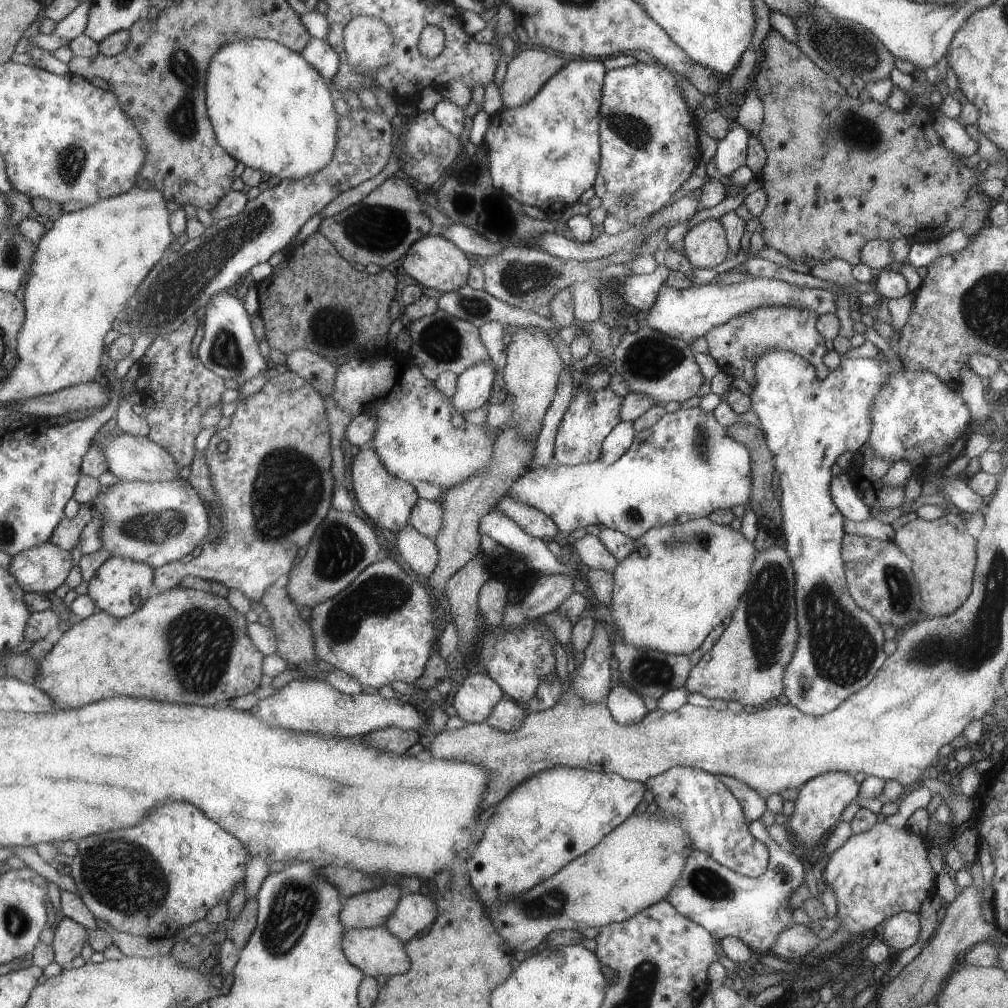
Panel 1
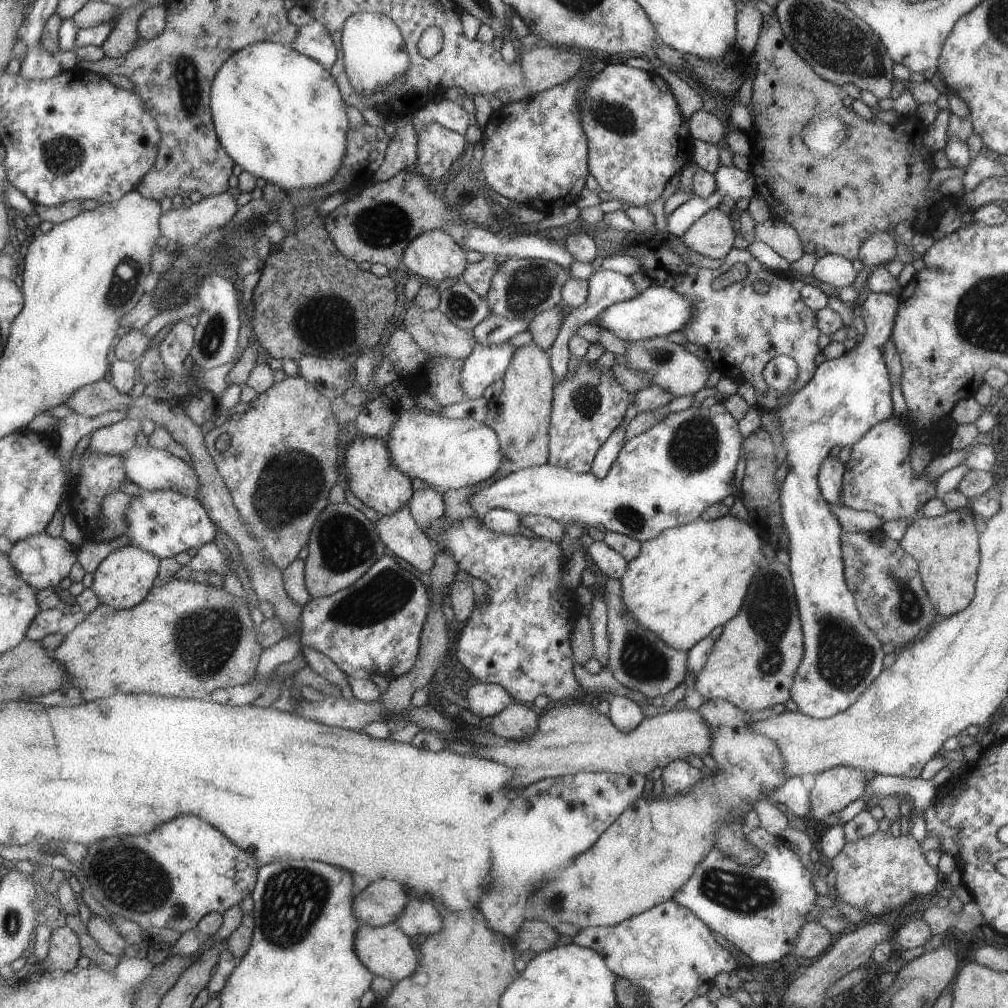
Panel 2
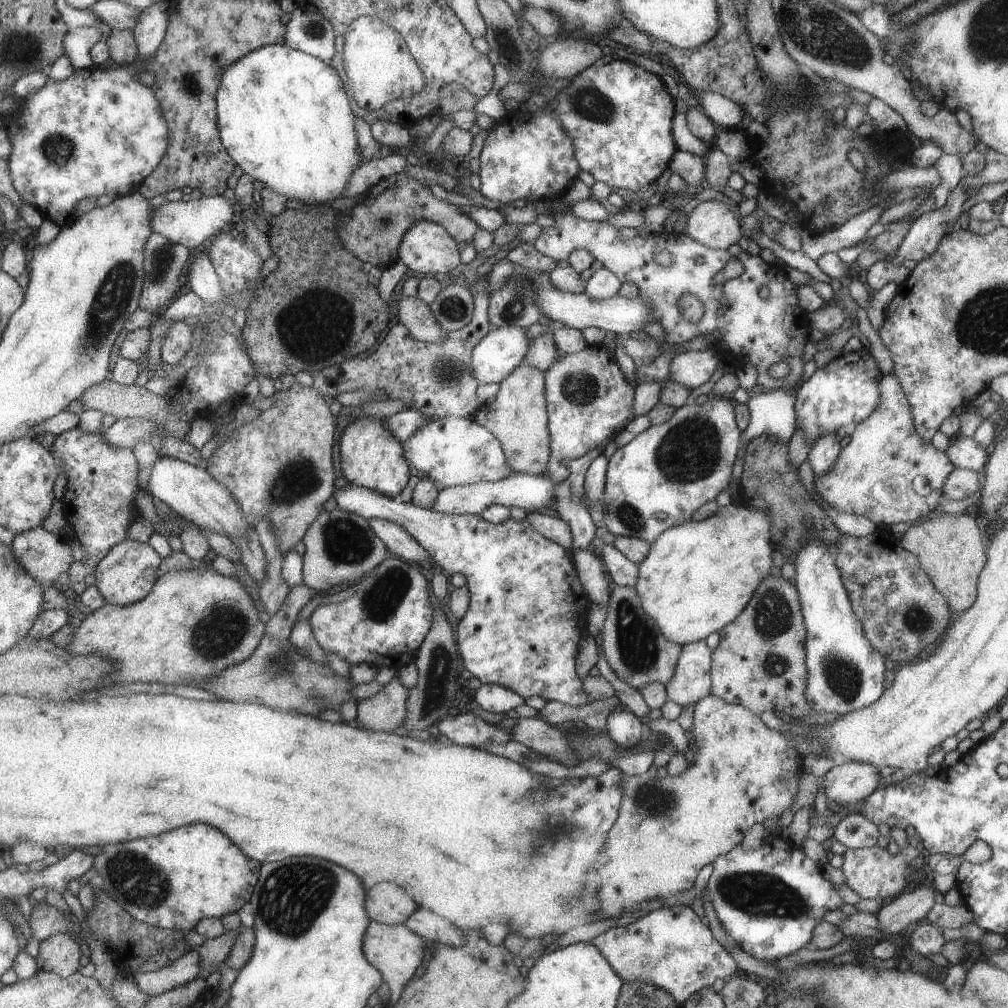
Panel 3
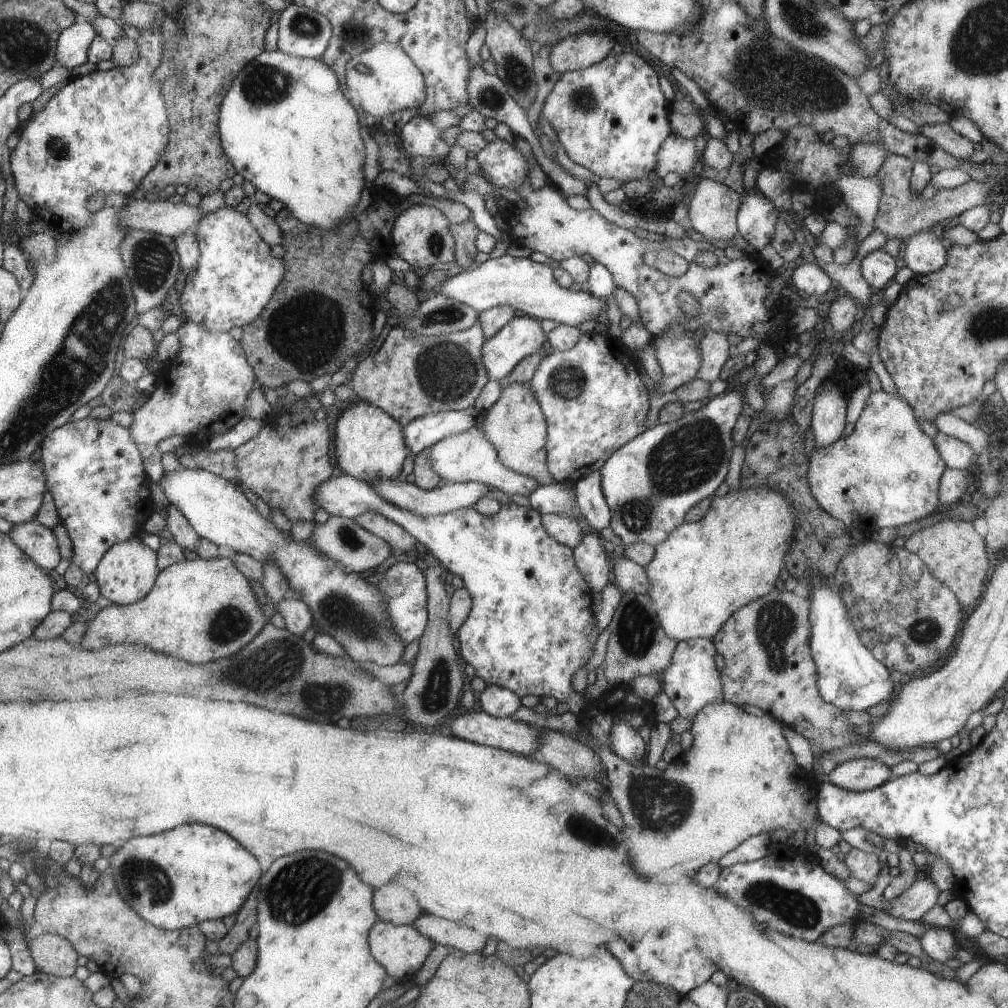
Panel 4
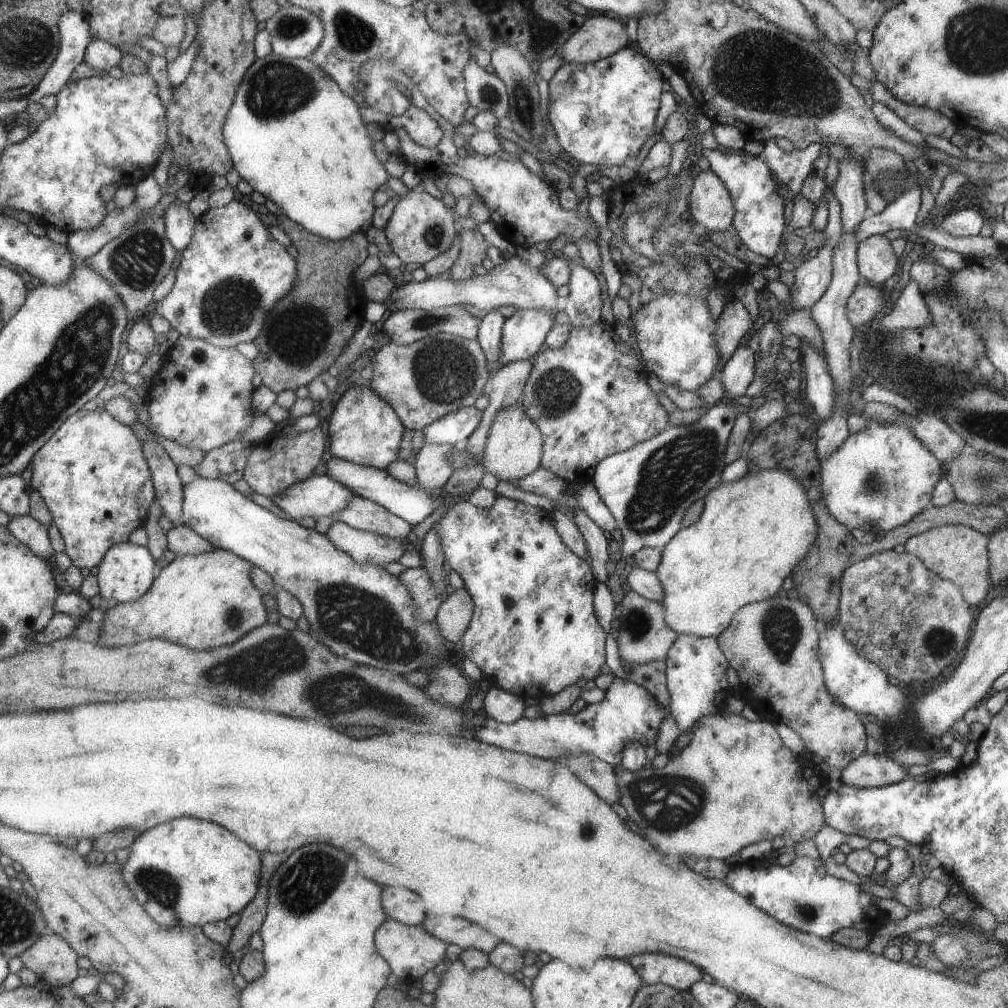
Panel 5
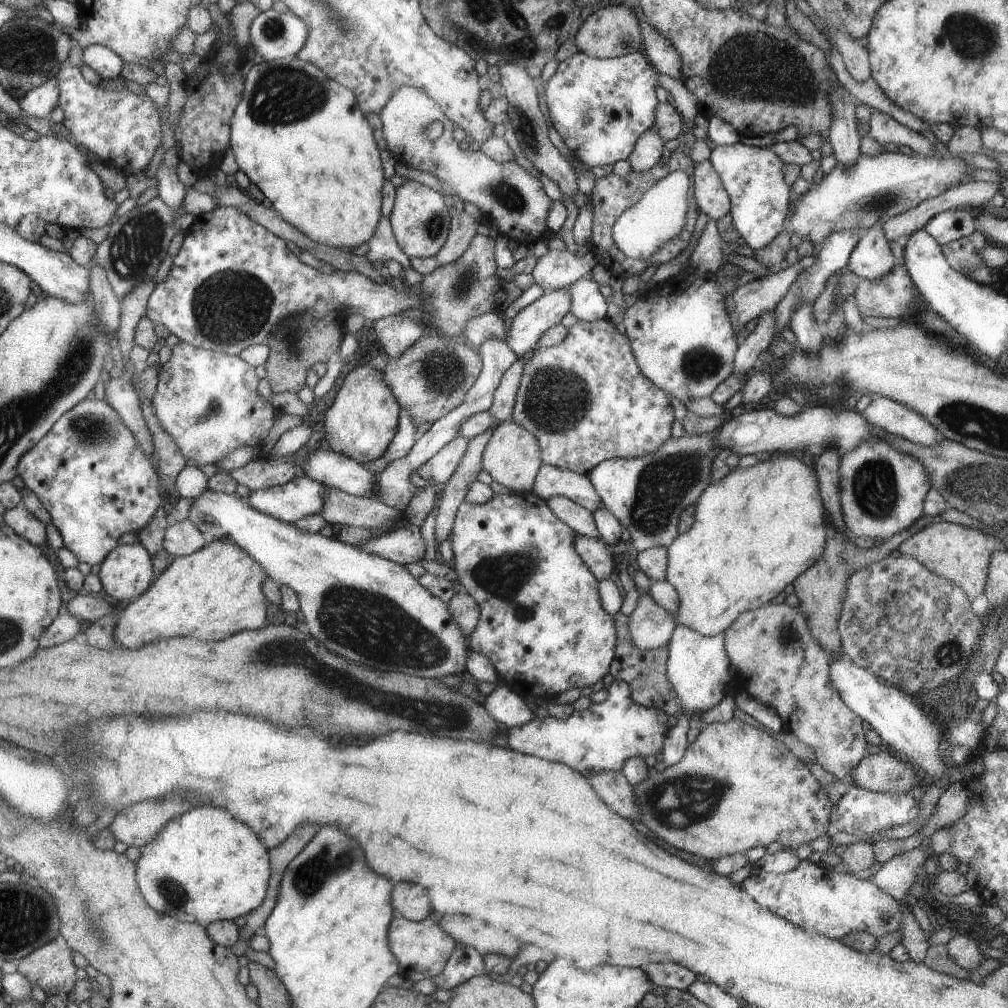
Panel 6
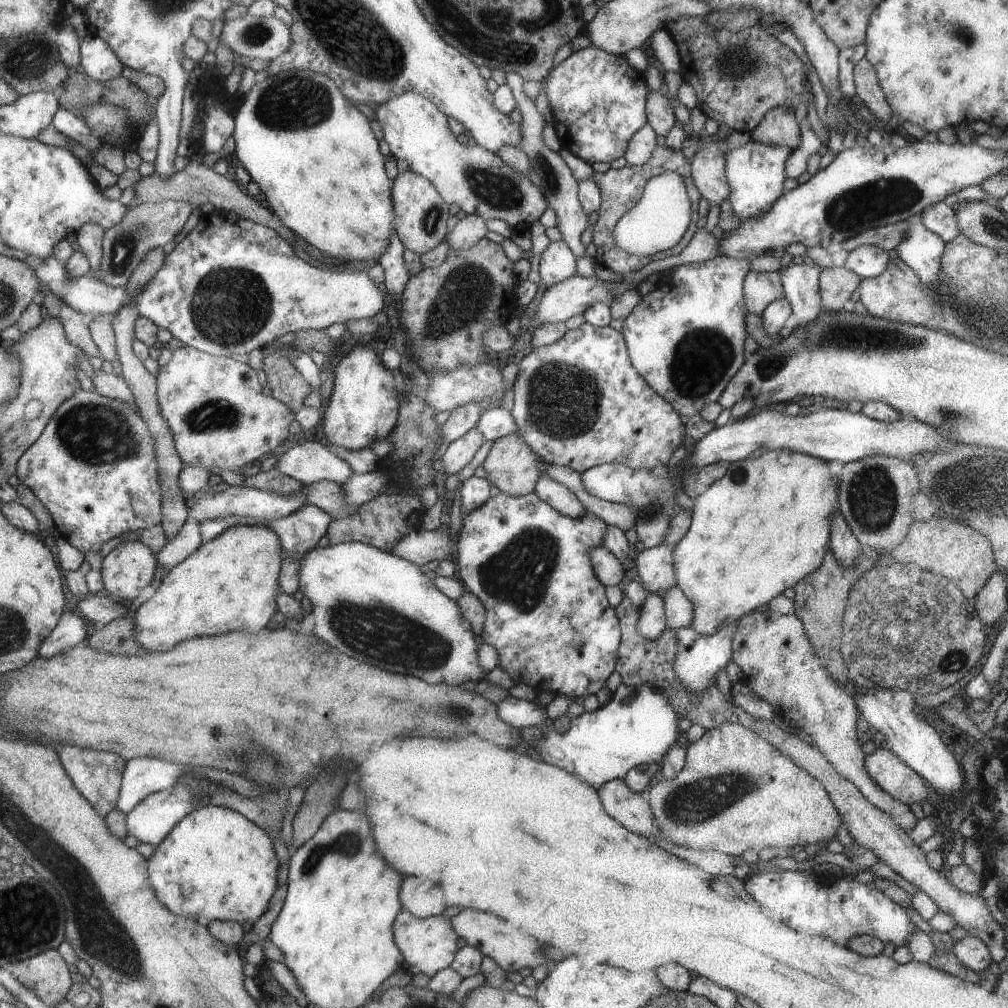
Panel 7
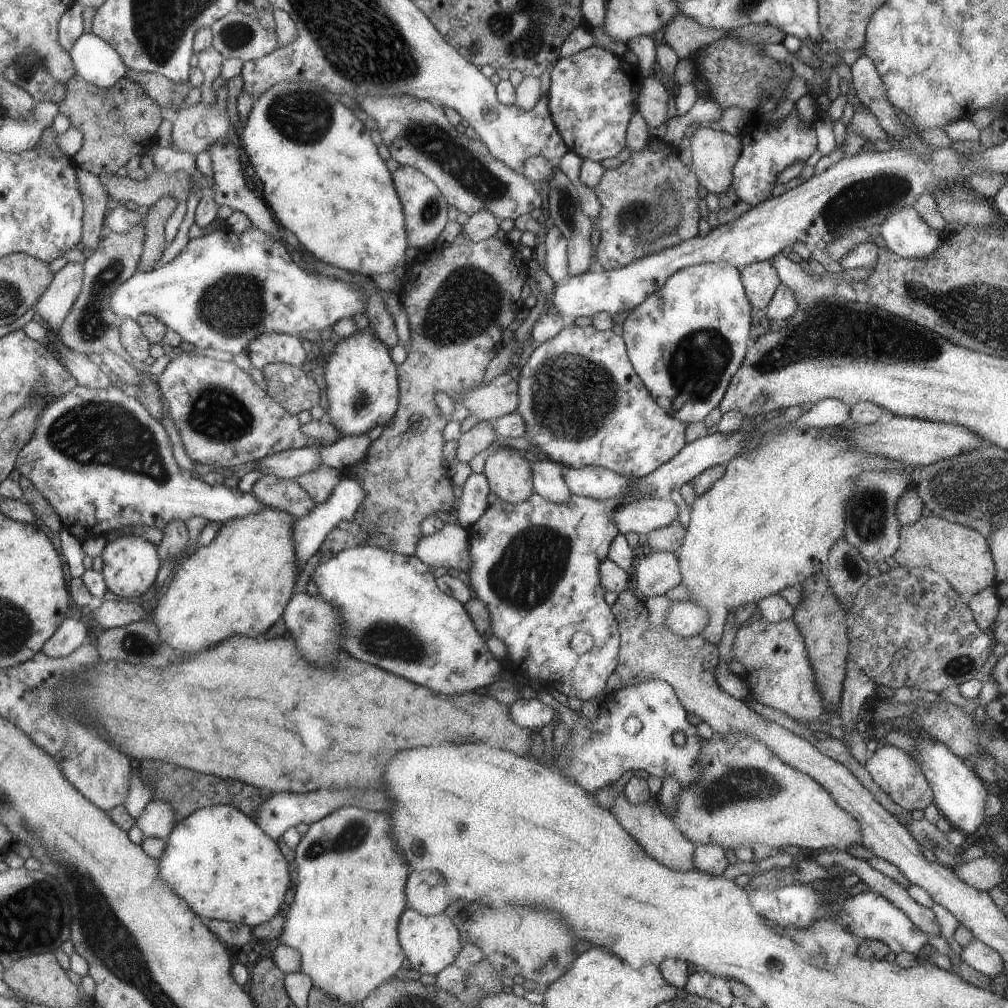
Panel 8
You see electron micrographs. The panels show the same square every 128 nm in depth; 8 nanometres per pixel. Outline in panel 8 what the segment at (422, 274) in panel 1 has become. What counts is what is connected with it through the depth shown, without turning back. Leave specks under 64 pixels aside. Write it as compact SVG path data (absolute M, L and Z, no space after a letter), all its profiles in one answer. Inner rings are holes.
M398 165L392 175L393 185L399 196L404 214L405 232L409 247L423 252L423 246L433 242L447 222L447 204L436 184L419 170Z

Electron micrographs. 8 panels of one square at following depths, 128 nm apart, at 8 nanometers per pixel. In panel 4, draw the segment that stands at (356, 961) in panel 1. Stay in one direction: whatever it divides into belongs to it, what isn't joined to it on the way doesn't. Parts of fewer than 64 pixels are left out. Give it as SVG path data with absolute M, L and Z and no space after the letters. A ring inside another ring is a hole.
M379 919L372 925L368 933L368 948L377 964L383 966L389 977L396 983L410 981L413 974L421 968L427 952L431 950L431 942L410 925L393 925Z

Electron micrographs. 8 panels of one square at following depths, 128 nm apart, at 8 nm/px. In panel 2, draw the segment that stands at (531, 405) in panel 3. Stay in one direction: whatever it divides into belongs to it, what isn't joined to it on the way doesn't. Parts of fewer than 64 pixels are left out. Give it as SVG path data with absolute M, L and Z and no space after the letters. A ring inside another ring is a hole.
M531 341L515 347L501 379L501 393L486 401L489 409L483 424L489 425L499 437L504 458L511 462L511 471L547 464L548 426L551 422L551 400L555 389L555 374L551 372L548 353Z

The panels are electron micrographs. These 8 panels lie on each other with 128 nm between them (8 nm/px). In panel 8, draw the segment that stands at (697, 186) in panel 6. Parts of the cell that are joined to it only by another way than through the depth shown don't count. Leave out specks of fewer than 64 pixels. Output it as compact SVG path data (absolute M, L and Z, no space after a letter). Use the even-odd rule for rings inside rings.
M702 125L690 138L692 170L707 193L718 196L732 184L732 169L741 151L739 134L731 136Z

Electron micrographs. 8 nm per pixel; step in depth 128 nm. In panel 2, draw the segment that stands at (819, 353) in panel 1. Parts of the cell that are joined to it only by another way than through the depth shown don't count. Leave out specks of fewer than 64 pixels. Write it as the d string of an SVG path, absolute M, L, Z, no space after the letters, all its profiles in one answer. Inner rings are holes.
M656 237L653 239L648 238L644 242L637 241L634 245L629 242L623 250L605 255L604 258L623 254L629 254L629 256L637 258L639 271L647 276L653 285L667 286L669 290L675 290L677 294L685 296L685 300L693 301L693 304L696 305L696 314L693 314L693 319L689 320L688 324L685 324L685 328L679 330L679 332L691 344L704 348L713 368L718 370L721 375L733 379L738 384L743 381L749 382L753 386L756 406L761 409L774 409L785 406L785 402L787 402L787 398L781 398L779 392L771 390L762 378L765 363L774 356L788 356L791 360L796 361L799 369L797 379L793 382L796 387L802 387L813 376L813 372L816 371L815 356L820 351L819 346L817 346L817 336L820 334L820 329L816 325L816 313L804 303L804 300L801 300L798 284L788 280L783 274L770 271L760 262L757 262L747 250L732 248L729 254L724 256L718 268L710 269L686 263L680 258L685 257L685 255L680 256L678 253L672 252L666 244L663 244L660 238ZM735 262L742 262L748 267L745 279L735 282L724 289L713 290L711 288L713 278L723 274ZM755 282L767 284L767 290L765 292L755 292L751 288L751 284L755 284Z

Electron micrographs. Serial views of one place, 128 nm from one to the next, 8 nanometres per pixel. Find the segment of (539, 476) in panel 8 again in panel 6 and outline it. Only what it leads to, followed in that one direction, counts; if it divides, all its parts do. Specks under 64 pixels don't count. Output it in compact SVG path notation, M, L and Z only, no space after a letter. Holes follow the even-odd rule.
M559 496L549 498L547 506L575 534L588 537L589 539L601 540L592 514L585 510L585 508L574 504L566 497Z

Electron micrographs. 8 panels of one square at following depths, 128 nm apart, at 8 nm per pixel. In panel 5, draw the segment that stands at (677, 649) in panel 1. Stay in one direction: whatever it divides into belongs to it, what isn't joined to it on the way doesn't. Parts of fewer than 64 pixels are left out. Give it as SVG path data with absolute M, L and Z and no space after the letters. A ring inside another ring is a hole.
M758 471L737 482L720 483L704 497L702 514L694 524L682 527L661 550L654 574L662 589L664 626L677 635L717 637L745 604L773 597L781 580L794 570L818 538L815 514L803 486L786 471Z

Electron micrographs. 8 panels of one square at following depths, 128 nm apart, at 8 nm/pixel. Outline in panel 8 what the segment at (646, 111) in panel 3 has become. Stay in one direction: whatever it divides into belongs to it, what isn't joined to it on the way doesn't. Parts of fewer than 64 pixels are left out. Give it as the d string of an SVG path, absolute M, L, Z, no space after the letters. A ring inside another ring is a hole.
M590 45L576 54L561 57L553 63L550 74L550 86L547 92L548 110L565 146L579 158L599 163L620 153L625 147L626 129L631 116L639 107L639 95L642 88L640 70L629 66L623 58L611 56L601 48Z

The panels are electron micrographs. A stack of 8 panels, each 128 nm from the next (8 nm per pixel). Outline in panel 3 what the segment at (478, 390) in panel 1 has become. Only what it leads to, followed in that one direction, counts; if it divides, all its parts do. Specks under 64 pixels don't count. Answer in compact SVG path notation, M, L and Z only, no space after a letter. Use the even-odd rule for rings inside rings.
M515 326L491 329L472 354L473 375L479 385L499 384L519 363L527 352L525 328Z

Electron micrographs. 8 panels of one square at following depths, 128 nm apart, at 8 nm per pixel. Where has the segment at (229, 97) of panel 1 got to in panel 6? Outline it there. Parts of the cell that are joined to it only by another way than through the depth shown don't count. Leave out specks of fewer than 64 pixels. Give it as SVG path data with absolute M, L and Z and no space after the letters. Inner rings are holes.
M282 57L263 61L261 64L255 64L244 78L243 99L234 112L229 136L229 145L235 156L235 162L247 179L253 183L264 198L271 203L279 217L305 234L309 239L339 249L349 249L359 247L361 244L368 242L375 230L375 224L379 220L379 202L381 202L381 184L383 184L383 170L381 170L381 160L379 160L379 152L371 134L369 124L365 122L361 109L356 104L355 94L349 89L339 85L329 77L325 77L319 68L315 65L295 59L294 57Z

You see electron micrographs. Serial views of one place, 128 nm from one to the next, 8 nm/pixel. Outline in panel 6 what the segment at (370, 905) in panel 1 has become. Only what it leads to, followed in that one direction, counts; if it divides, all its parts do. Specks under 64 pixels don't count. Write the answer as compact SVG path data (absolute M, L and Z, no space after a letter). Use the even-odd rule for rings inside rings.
M399 882L397 888L393 888L391 898L393 912L407 921L424 920L431 912L429 898L421 886Z

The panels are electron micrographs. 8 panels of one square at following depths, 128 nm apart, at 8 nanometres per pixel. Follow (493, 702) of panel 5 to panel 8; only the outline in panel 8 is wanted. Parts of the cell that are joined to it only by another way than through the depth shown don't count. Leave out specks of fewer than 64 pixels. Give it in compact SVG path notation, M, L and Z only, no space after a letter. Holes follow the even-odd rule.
M536 698L515 700L508 708L512 723L527 730L541 730L548 723L557 723L550 706L543 705Z

